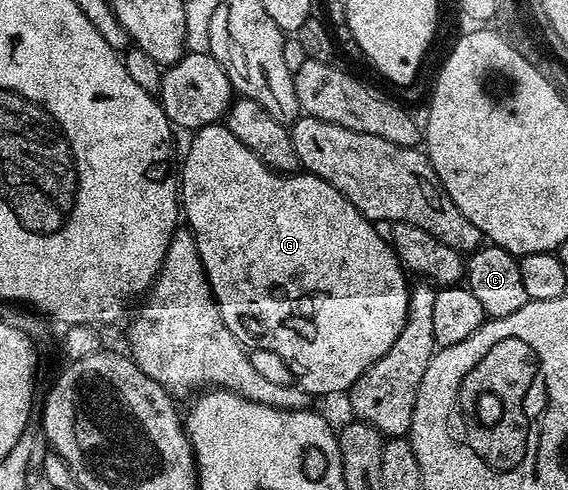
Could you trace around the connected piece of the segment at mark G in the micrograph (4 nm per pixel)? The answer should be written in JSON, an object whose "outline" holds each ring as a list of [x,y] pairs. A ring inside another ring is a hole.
{"outline":[[[218,122],[203,126],[202,128],[196,129],[196,131],[192,133],[192,136],[193,141],[190,142],[189,149],[185,152],[185,161],[183,161],[182,164],[179,164],[179,208],[183,213],[184,223],[187,225],[190,234],[195,238],[195,246],[199,250],[199,258],[201,259],[201,265],[205,271],[205,277],[211,286],[213,297],[219,306],[219,314],[223,318],[227,330],[231,330],[231,334],[240,342],[240,344],[244,344],[250,349],[262,348],[263,351],[270,352],[273,356],[278,356],[278,358],[289,367],[290,374],[297,379],[294,380],[296,387],[308,392],[310,397],[317,398],[317,396],[329,396],[332,392],[341,392],[341,394],[348,393],[355,381],[359,379],[361,375],[375,363],[375,361],[379,358],[383,358],[383,354],[387,354],[387,350],[391,350],[391,346],[395,346],[395,338],[399,338],[399,334],[407,322],[411,284],[410,281],[405,281],[405,276],[407,277],[406,269],[403,267],[399,257],[397,257],[396,252],[394,252],[392,243],[390,243],[386,237],[384,240],[384,238],[373,229],[376,227],[374,227],[367,217],[361,213],[347,197],[343,194],[339,194],[339,190],[335,190],[335,186],[331,186],[326,180],[313,175],[312,172],[298,170],[292,174],[286,174],[284,172],[277,172],[274,168],[269,168],[259,158],[255,158],[255,154],[251,154],[251,150],[247,150],[247,146],[243,146],[243,142],[239,142],[239,138],[235,138],[235,134],[231,134],[231,130],[227,130],[224,123]]]}

